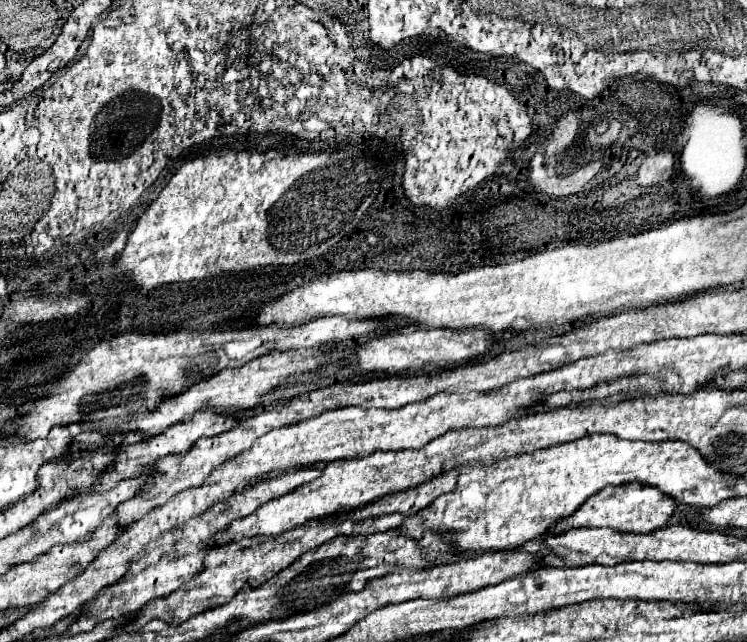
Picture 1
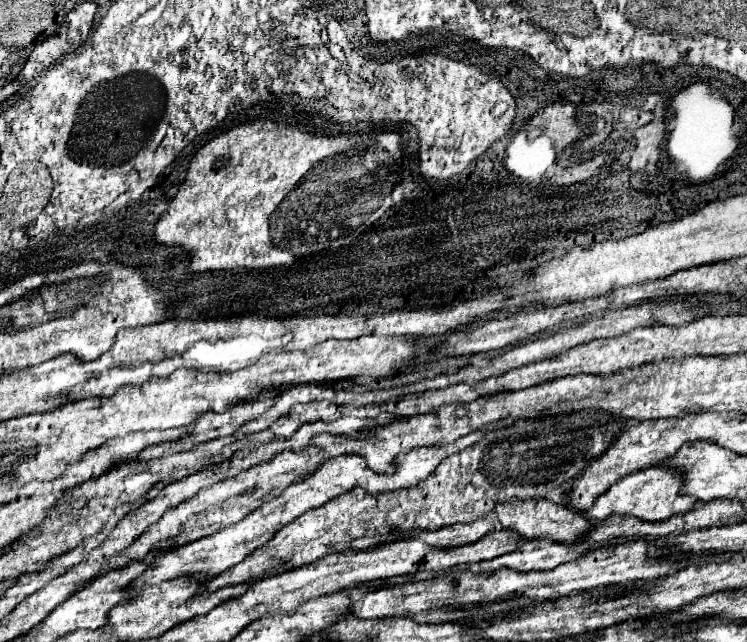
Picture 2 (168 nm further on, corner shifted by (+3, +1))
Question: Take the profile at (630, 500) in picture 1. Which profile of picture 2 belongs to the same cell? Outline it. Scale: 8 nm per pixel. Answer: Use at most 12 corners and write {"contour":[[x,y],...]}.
{"contour":[[673,468],[637,470],[583,516],[665,522],[695,506]]}

